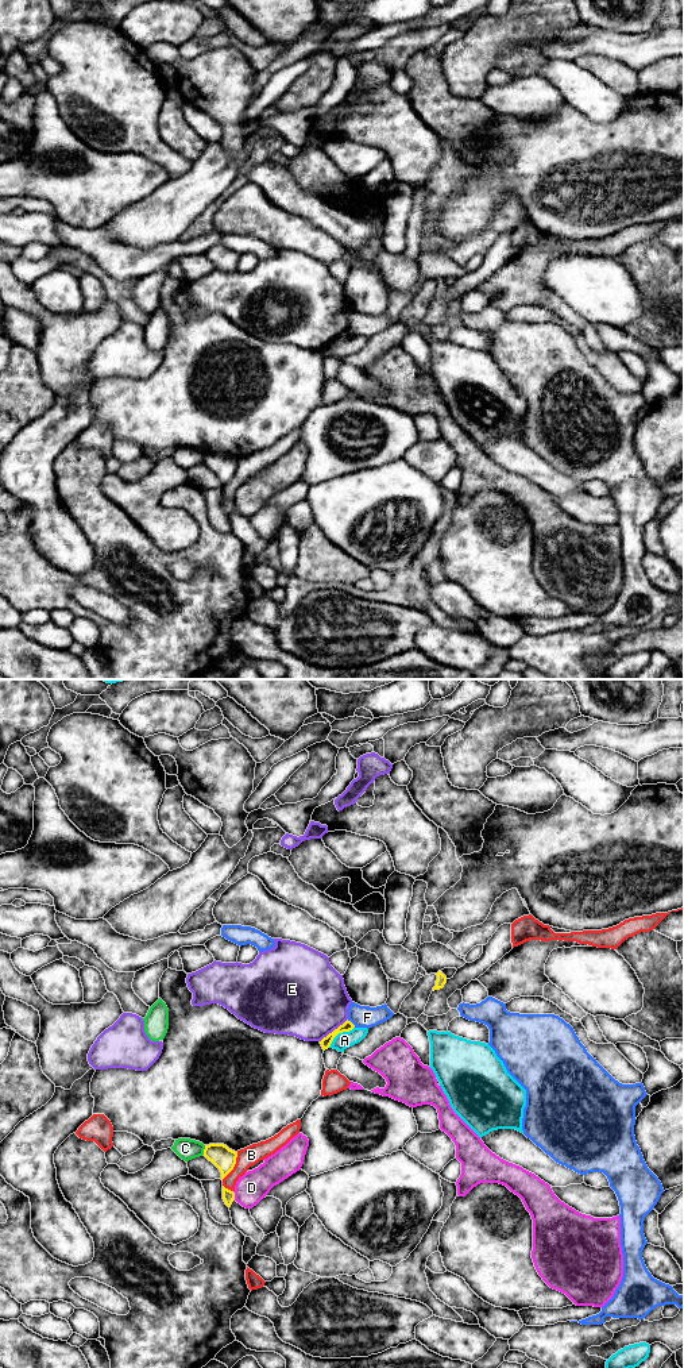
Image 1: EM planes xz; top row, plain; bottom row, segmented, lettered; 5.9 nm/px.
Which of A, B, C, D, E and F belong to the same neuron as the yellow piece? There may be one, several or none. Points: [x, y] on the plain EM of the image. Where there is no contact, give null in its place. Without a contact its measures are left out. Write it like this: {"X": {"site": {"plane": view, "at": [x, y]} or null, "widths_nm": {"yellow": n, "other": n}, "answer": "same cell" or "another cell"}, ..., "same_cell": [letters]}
{"A": {"site": {"plane": "xz", "at": [339, 340]}, "widths_nm": {"yellow": 70, "other": 100}, "answer": "another cell"}, "B": {"site": {"plane": "xz", "at": [234, 474]}, "widths_nm": {"yellow": 140, "other": 120}, "answer": "another cell"}, "C": {"site": {"plane": "xz", "at": [204, 458]}, "widths_nm": {"yellow": 140, "other": 120}, "answer": "another cell"}, "D": {"site": {"plane": "xz", "at": [234, 504]}, "widths_nm": {"yellow": 70, "other": 180}, "answer": "another cell"}, "E": {"site": {"plane": "xz", "at": [335, 338]}, "widths_nm": {"yellow": 70, "other": 480}, "answer": "another cell"}, "F": {"site": {"plane": "xz", "at": [351, 331]}, "widths_nm": {"yellow": 70, "other": 130}, "answer": "another cell"}, "same_cell": []}

